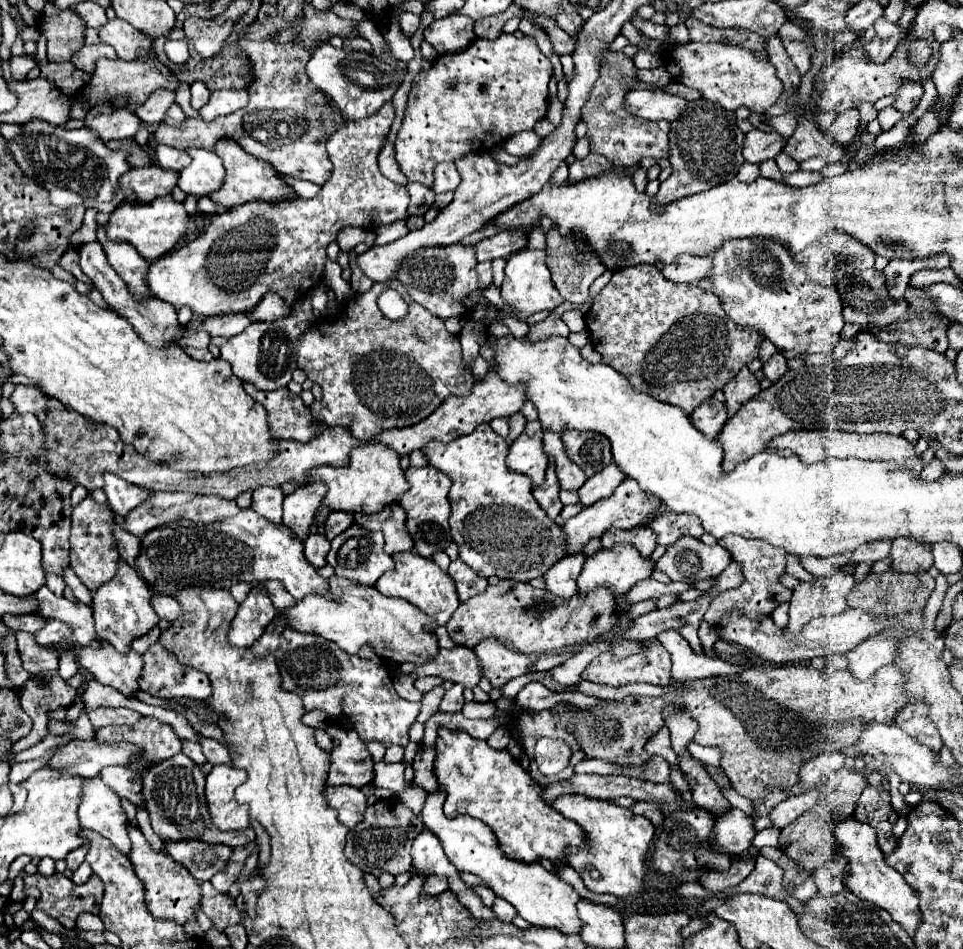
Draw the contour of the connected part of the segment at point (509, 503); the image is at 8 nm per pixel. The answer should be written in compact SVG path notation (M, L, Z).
M489 423L479 425L473 433L465 435L465 437L459 437L459 439L447 443L447 445L441 445L441 443L435 443L435 441L433 441L431 445L427 443L425 449L427 449L425 457L429 459L429 463L431 463L433 467L437 467L439 471L447 473L447 475L451 477L451 481L453 481L453 487L451 487L451 491L449 491L449 501L451 501L449 525L451 525L451 537L453 537L453 541L459 545L459 559L461 559L463 563L467 563L471 569L475 569L477 573L481 573L481 577L493 577L493 575L497 575L499 579L511 579L511 581L525 581L525 583L527 583L527 581L531 581L531 579L543 577L551 565L555 565L557 561L561 561L563 557L567 557L567 545L563 545L563 541L565 541L565 537L563 537L563 525L557 525L553 519L547 517L547 513L543 513L543 509L539 507L539 503L537 503L535 497L531 495L531 489L533 489L531 479L529 479L527 475L521 475L521 473L515 473L515 471L507 469L505 457L507 457L509 447L507 447L505 439L503 439L501 435L497 435L497 433L491 429Z

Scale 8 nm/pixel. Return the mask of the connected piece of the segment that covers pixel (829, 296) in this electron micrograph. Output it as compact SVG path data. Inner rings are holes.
M747 237L743 241L725 241L721 249L715 249L715 253L709 253L709 257L713 259L713 269L709 271L707 279L713 283L713 293L719 297L723 311L733 323L741 327L755 327L781 351L795 349L799 355L829 353L837 345L839 333L845 325L837 287L807 281L805 263L795 263L785 245L779 245L777 241L759 241L759 237Z

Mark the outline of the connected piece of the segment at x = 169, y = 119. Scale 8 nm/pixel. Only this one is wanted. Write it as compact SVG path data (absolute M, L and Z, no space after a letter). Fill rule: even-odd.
M175 103L175 105L171 105L171 109L167 111L167 117L163 119L163 123L167 123L167 125L179 125L179 123L183 123L187 117L185 117L185 113L183 113L183 109Z

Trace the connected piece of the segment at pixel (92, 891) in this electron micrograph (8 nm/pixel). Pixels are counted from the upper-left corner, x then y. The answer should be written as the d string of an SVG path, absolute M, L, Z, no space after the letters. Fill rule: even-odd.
M35 873L35 875L25 875L25 885L33 885L41 891L41 899L37 901L37 907L43 909L47 915L51 915L53 919L57 919L65 929L75 929L77 917L81 913L99 913L99 905L103 901L103 881L95 875L89 877L87 883L83 885L75 885L69 877L65 877L63 873L53 873L49 877Z

